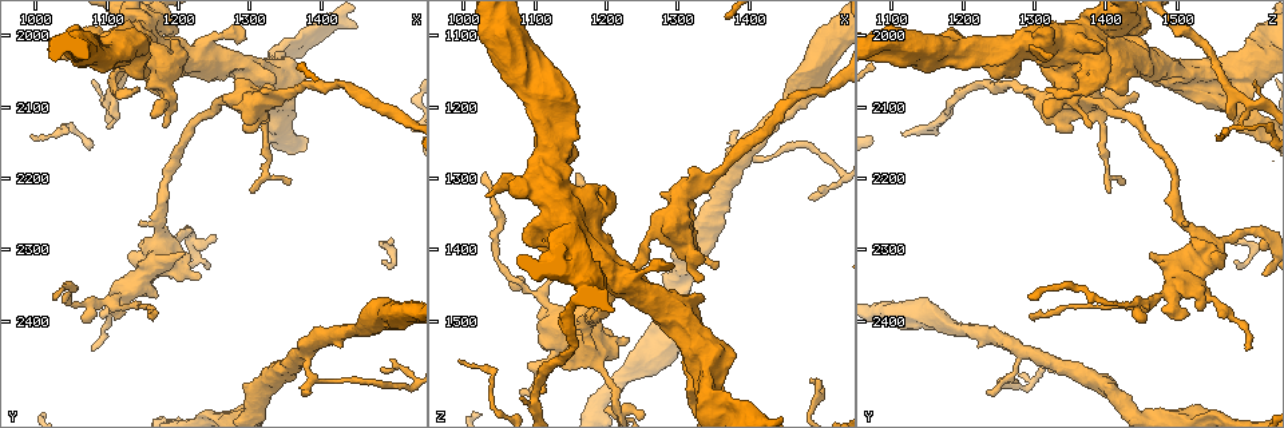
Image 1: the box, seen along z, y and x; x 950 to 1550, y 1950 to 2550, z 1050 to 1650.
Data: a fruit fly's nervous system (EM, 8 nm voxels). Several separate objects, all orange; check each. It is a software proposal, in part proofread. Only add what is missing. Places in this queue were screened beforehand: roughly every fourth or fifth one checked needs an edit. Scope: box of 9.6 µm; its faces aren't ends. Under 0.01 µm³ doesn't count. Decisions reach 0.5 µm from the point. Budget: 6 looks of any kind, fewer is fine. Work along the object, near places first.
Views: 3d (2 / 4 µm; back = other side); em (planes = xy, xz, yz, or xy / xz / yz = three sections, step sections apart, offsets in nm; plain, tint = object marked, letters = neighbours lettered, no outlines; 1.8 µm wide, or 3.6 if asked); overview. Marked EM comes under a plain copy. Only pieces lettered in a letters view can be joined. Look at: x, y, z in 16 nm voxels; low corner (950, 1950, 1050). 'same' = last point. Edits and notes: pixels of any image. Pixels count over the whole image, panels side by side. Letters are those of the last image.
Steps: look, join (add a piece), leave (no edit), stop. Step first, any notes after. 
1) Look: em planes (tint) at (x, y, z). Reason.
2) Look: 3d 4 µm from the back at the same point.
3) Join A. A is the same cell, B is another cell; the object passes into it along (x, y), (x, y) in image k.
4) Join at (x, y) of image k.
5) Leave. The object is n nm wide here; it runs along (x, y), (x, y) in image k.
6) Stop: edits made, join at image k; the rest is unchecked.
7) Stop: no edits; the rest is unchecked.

Look: 3d 4 µm from the back at (1195, 2285, 1575). Thick turns thin.

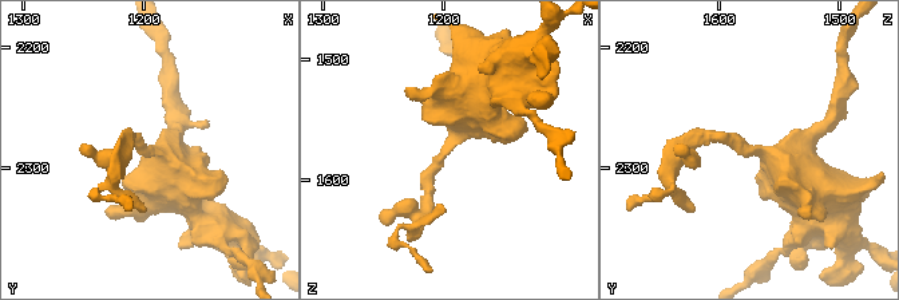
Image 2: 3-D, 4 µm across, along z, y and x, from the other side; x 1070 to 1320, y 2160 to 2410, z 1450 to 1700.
Look: em xz step 8 (tint) at (1196, 2288, 1578). The arms are 190, 650 nm wide; now the EM.

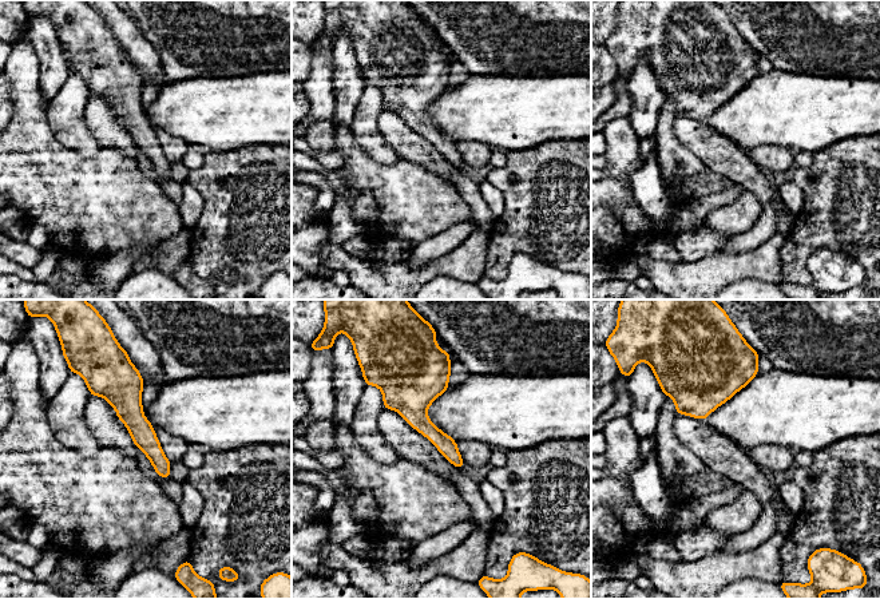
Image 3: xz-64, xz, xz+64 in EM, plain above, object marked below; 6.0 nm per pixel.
Look: em planes (letters) at the same point. Another direction.

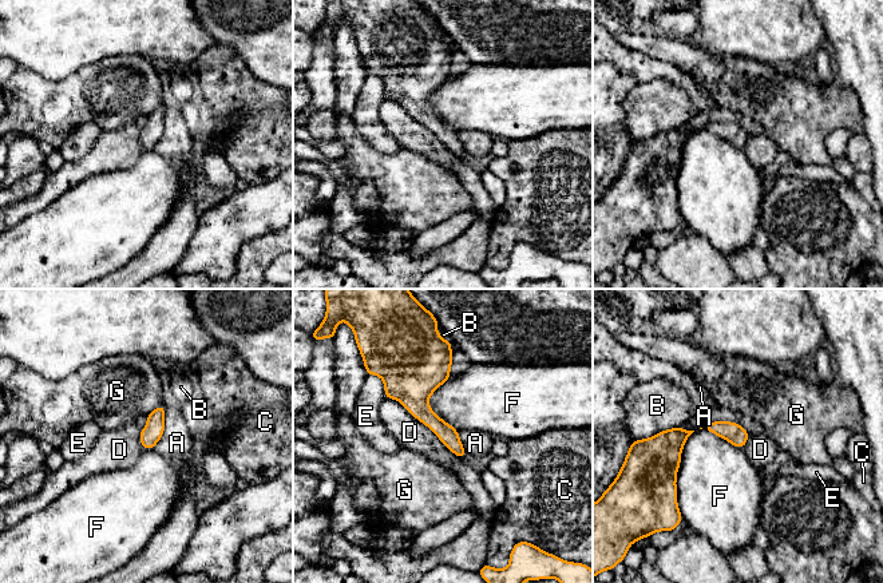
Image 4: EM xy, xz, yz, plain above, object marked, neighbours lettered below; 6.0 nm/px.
Leave. The object is 110 nm wide here; A, B, C, D, E, F and G are other cells; a border runs along (385, 397), (398, 400), (459, 459) in image 4; no lettered piece goes on from it.

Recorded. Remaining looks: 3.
Look: em planes (letters) at (1110, 2370, 1465). Abrupt turn.

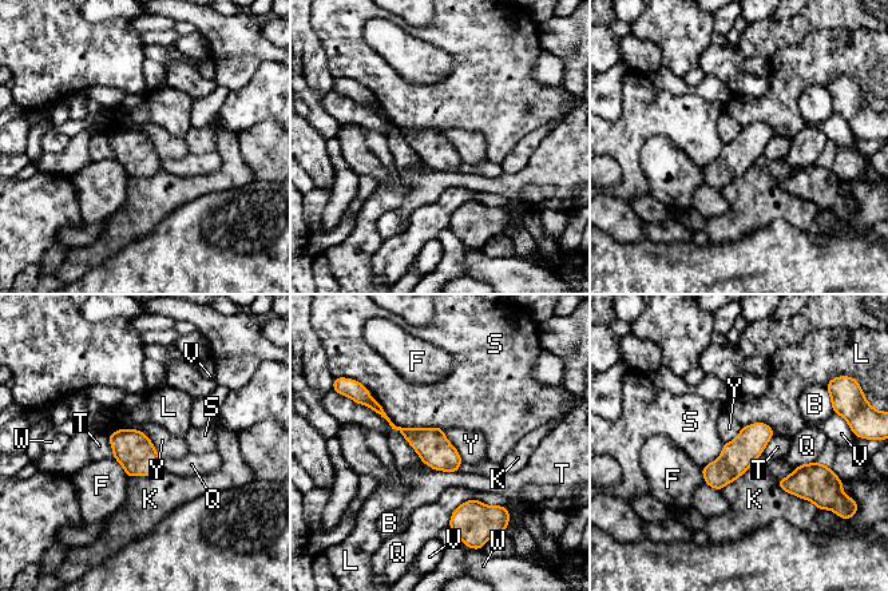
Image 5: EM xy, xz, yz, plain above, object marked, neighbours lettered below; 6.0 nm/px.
Leave. B, F, K, L, Q, S, T, V, W and Y are other cells; none of them fits.

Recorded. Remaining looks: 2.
Stop: no edits; the rest is unchecked.

